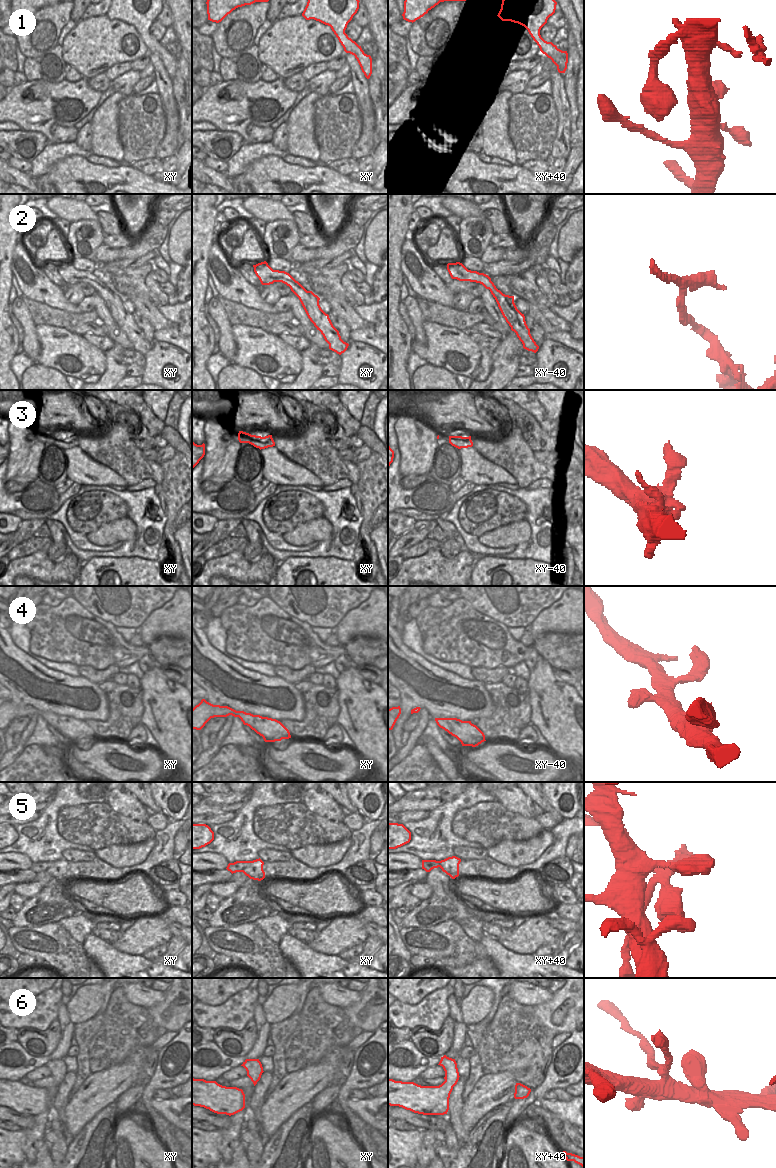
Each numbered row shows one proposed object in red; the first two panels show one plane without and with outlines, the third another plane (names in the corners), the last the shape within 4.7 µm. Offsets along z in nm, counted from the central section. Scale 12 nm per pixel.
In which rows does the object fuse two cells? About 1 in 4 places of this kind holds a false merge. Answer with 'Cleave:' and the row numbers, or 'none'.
Cleave: none

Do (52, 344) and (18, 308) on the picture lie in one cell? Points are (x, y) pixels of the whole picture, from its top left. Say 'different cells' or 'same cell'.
different cells

